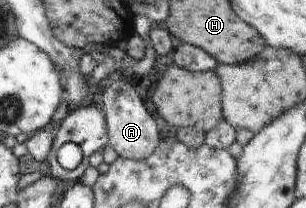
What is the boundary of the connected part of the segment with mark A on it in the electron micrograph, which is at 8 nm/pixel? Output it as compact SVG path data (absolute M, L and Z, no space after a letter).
M116 80L107 86L103 92L101 111L107 126L108 144L120 157L135 161L146 160L158 148L160 132L156 128L156 122L144 108L134 86L128 84L128 80Z

